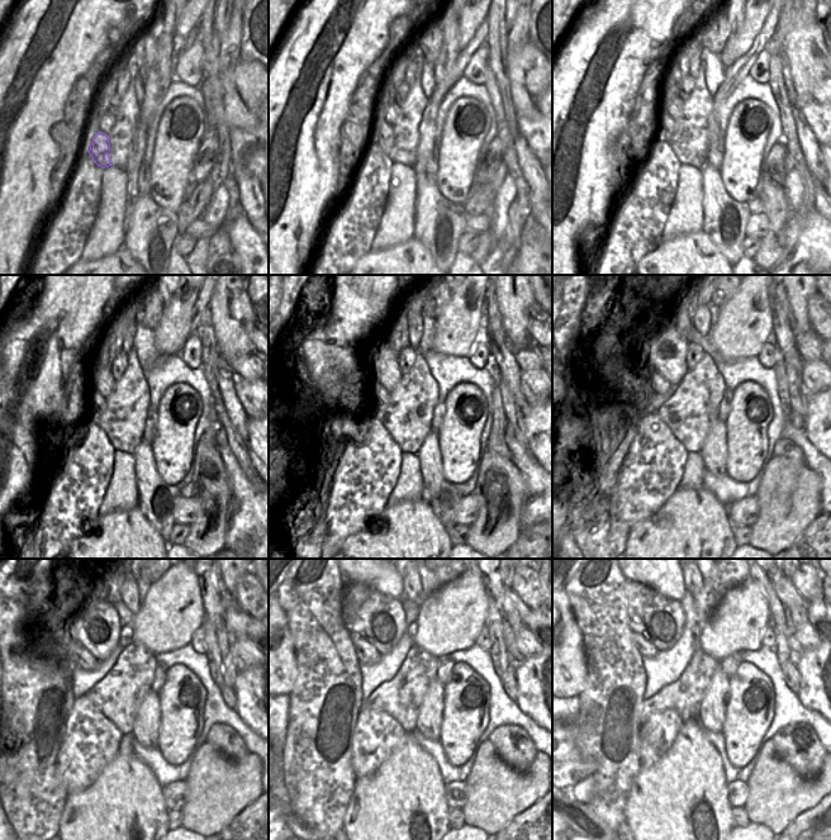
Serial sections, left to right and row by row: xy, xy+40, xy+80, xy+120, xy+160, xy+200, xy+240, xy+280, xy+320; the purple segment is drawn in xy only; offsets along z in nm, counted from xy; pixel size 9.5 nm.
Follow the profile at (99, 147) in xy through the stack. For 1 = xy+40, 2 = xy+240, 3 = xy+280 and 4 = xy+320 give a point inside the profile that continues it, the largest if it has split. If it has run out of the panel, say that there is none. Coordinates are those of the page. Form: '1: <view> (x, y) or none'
1: xy+40 (381, 131)
2: xy+240 (79, 655)
3: xy+280 (366, 654)
4: xy+320 (646, 649)

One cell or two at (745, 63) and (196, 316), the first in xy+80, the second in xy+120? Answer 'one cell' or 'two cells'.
one cell

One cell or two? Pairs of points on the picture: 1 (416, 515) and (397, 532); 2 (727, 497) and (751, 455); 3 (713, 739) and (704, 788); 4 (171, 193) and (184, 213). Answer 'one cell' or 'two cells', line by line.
1: one cell
2: two cells
3: two cells
4: two cells

